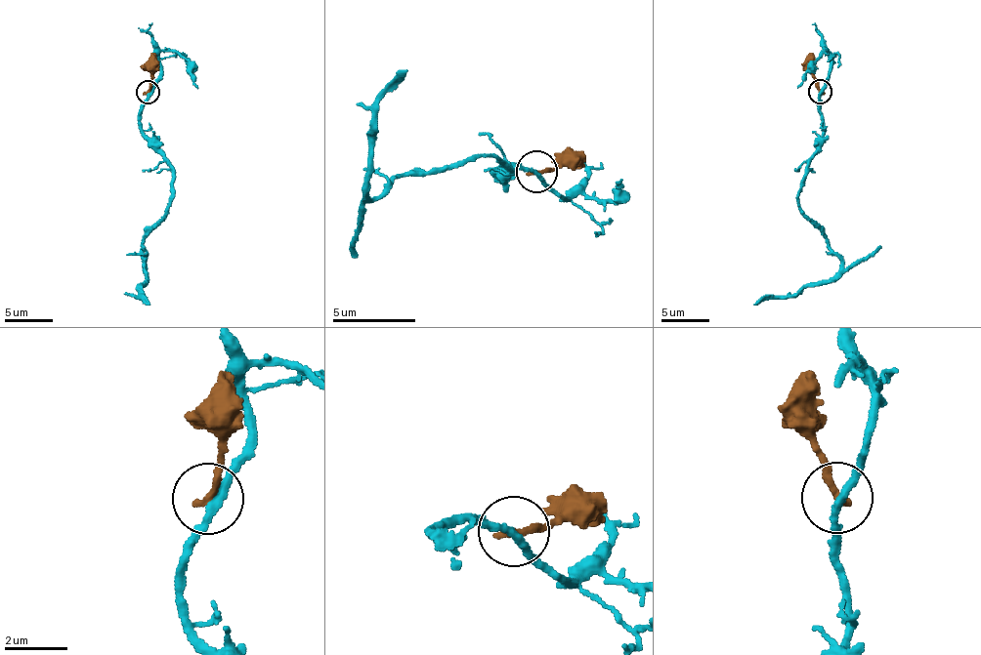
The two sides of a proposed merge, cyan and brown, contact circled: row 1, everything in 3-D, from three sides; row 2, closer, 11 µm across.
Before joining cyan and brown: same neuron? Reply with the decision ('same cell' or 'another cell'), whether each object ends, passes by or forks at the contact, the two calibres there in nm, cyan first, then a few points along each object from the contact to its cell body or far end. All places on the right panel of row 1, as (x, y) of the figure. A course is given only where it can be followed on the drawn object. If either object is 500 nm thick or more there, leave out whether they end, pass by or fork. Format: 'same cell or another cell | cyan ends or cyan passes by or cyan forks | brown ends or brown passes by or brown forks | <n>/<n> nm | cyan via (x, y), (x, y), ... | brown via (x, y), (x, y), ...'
another cell | cyan passes by | brown ends | 240/240 nm | cyan via (819, 92), (824, 131), (802, 179), (798, 207), (840, 258), (840, 269), (794, 294), (765, 297), (754, 304) | brown via (819, 92), (808, 54)

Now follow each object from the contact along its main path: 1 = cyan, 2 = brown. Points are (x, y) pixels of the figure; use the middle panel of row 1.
1: (536, 171), (490, 170), (510, 173), (507, 165), (483, 156), (402, 177), (364, 197), (378, 101), (408, 71)
2: (536, 171), (583, 158)

